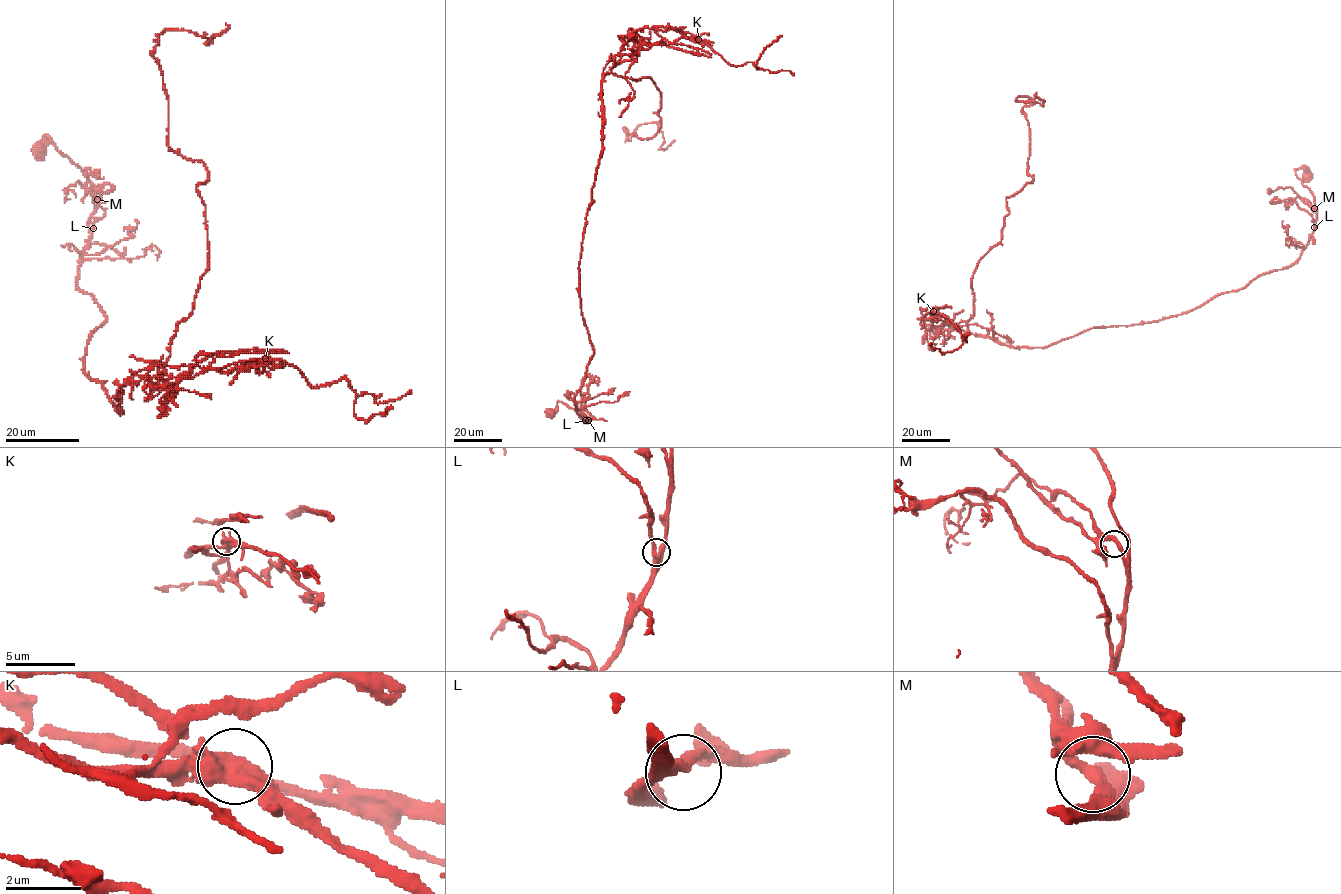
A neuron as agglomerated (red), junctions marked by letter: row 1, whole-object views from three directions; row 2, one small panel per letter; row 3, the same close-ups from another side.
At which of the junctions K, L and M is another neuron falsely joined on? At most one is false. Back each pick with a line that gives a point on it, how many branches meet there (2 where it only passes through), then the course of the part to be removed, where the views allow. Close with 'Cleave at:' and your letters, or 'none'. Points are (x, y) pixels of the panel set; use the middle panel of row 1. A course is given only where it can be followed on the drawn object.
K: Place: (698, 39). Branches: 2. Course of the part to remove: (698, 39), (680, 37), (673, 43), (663, 39), (664, 44), (614, 56), (602, 74), (601, 116), (604, 109)
Cleave at: K

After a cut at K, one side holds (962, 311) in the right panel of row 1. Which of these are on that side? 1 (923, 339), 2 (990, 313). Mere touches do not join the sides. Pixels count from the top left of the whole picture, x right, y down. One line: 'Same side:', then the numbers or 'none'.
Same side: 1, 2

